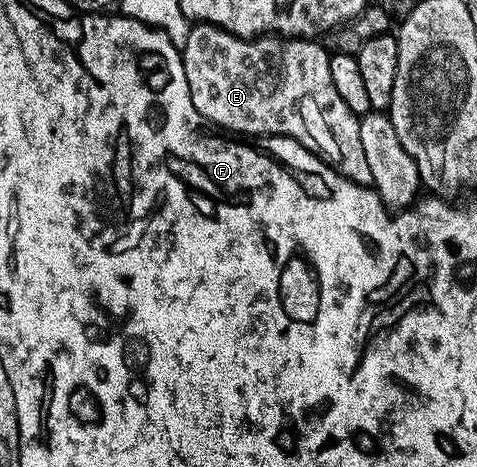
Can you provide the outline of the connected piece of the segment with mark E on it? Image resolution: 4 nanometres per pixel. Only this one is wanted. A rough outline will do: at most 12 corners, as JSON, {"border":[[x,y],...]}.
{"border":[[191,25],[196,112],[295,138],[361,186],[360,118],[321,41]]}

